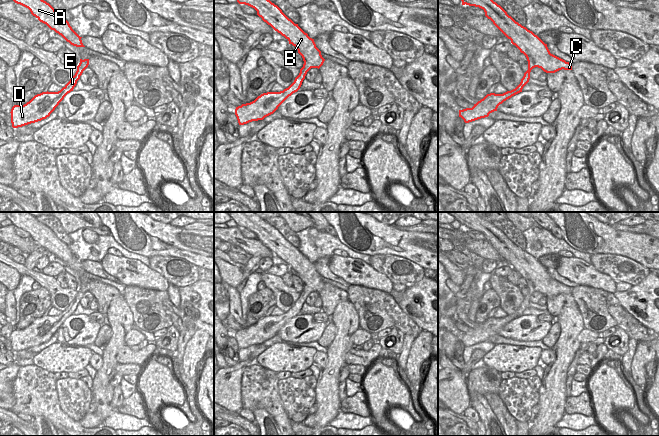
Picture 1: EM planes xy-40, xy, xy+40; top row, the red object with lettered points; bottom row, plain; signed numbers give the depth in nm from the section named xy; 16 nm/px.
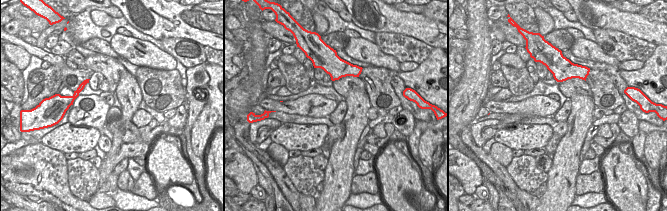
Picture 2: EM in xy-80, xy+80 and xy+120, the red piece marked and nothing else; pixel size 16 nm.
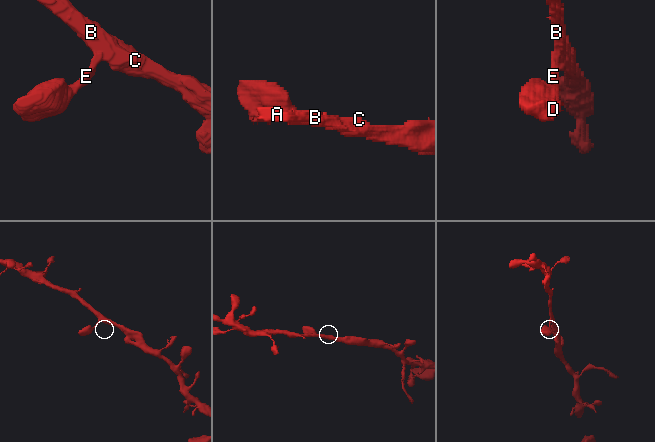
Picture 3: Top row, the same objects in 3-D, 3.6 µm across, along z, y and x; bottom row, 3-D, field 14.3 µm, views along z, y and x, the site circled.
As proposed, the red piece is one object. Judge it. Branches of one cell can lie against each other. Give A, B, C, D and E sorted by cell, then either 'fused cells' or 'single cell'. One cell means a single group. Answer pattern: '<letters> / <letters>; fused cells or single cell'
A B C D E; single cell

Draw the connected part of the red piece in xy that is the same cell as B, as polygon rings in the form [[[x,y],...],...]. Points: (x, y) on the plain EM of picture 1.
[[[226,212],[239,228],[245,228],[257,235],[257,239],[275,255],[284,260],[302,280],[304,288],[294,306],[280,316],[267,316],[258,320],[254,325],[236,331],[235,339],[239,349],[252,345],[263,344],[273,338],[278,331],[293,317],[297,316],[307,296],[311,292],[320,292],[325,283],[316,271],[314,263],[310,262],[298,248],[289,243],[282,234],[261,219],[254,212]]]

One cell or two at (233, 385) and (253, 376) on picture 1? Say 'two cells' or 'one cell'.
two cells

